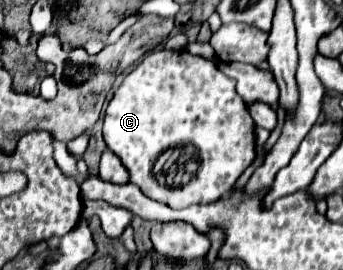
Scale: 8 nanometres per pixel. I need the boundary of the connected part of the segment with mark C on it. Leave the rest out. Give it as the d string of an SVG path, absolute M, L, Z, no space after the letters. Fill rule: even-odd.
M154 51L144 57L126 75L104 117L104 141L116 153L130 173L130 183L138 185L144 195L172 209L186 209L196 203L214 203L228 195L242 171L254 161L254 121L248 115L244 99L236 95L236 83L228 79L216 63L180 51Z

